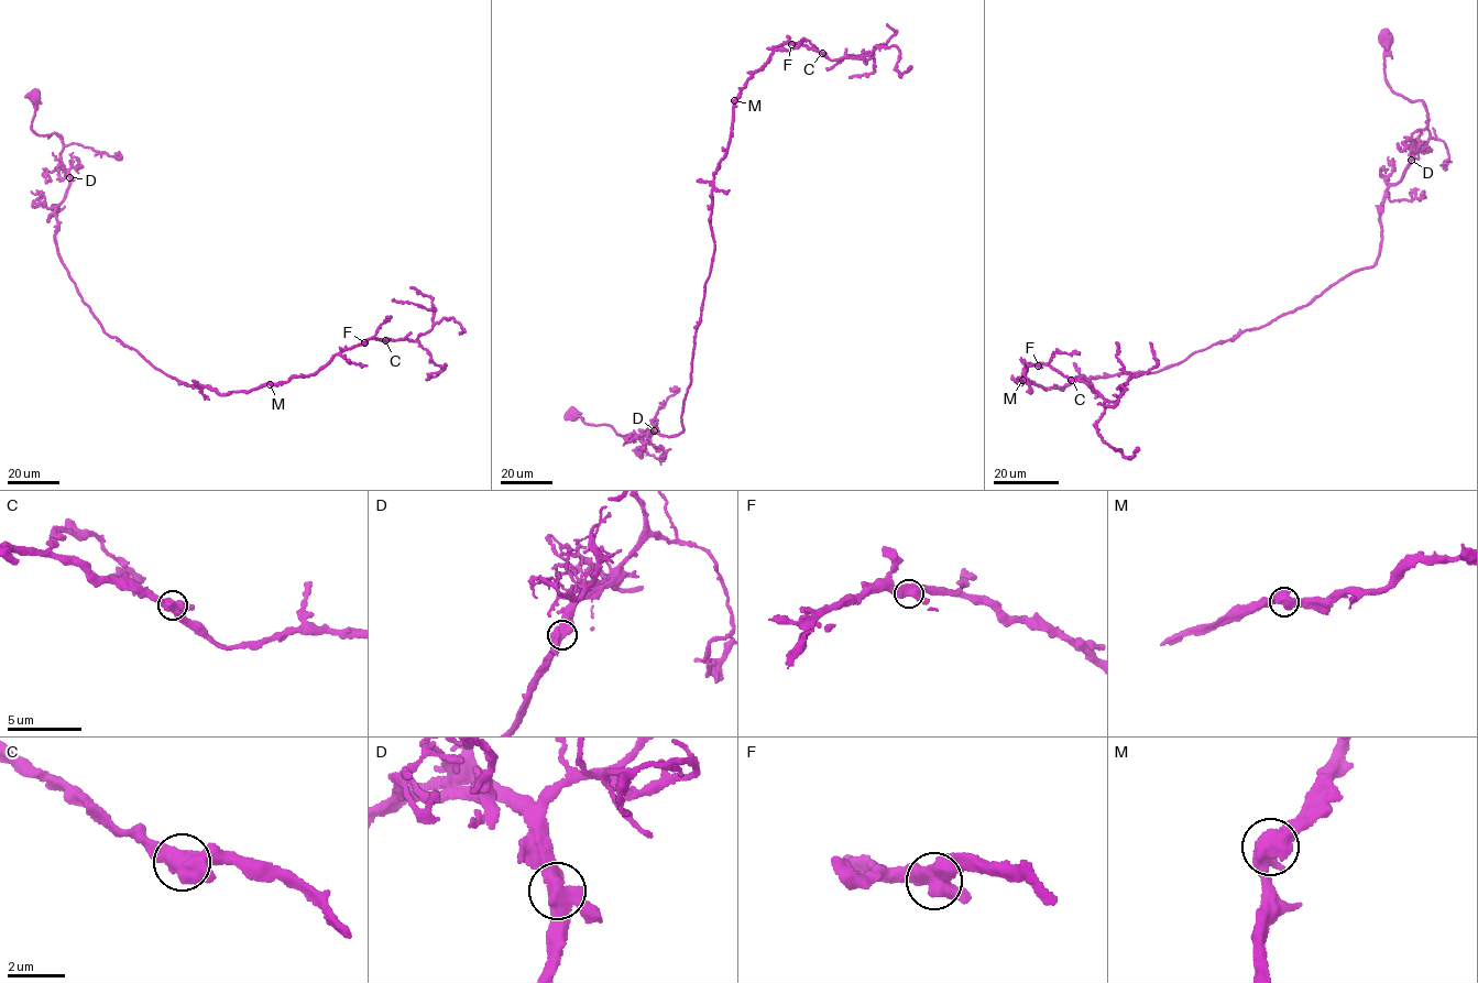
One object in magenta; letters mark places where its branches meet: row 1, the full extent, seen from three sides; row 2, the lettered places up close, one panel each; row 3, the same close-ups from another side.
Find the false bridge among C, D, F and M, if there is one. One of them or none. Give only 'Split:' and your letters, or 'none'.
Split: none

